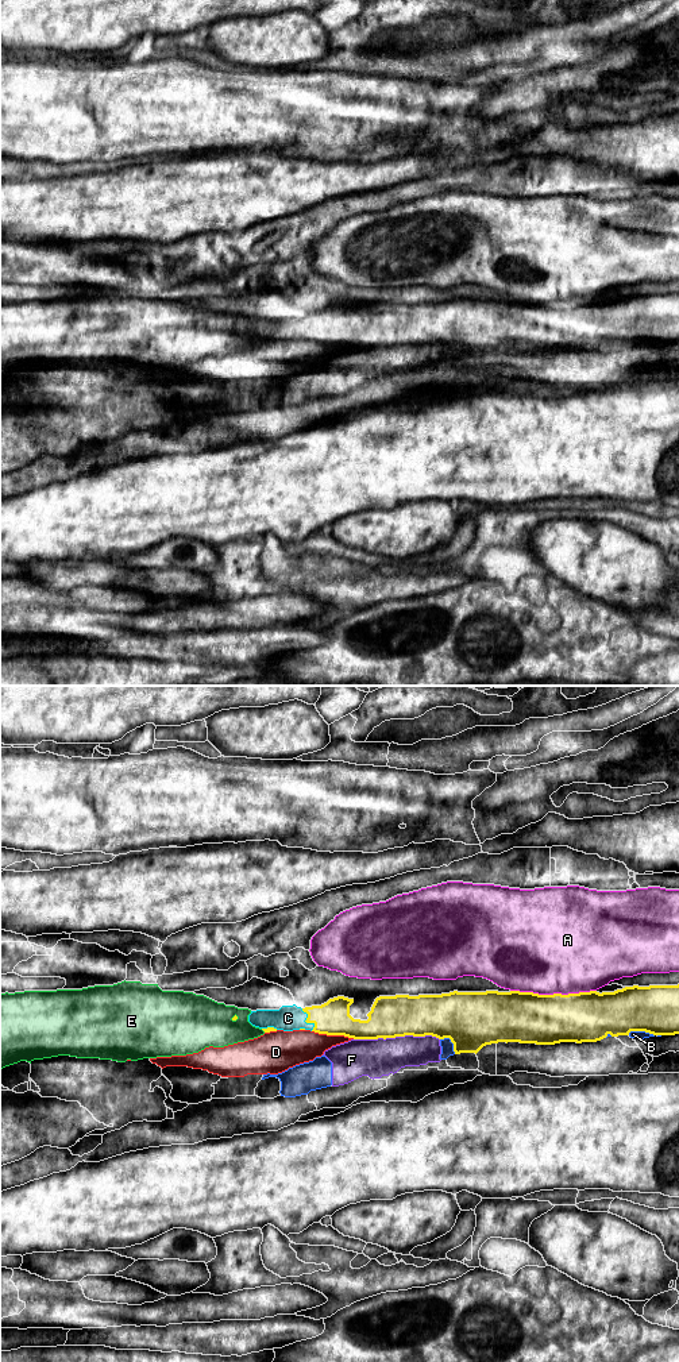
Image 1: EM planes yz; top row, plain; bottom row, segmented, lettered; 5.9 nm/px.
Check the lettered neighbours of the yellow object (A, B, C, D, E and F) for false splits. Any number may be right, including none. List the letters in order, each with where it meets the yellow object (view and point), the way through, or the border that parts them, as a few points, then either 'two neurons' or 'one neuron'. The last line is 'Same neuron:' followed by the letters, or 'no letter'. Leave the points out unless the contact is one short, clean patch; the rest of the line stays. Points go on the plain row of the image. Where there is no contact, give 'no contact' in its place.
A: meets yellow in yz at (554, 303); two neurons
B: meets yellow in yz at (641, 339); two neurons
C: meets yellow in yz at (307, 331); one neuron
D: meets yellow in yz at (334, 343); two neurons
E: meets yellow in yz at (232, 327); two neurons
F: meets yellow in yz at (396, 344); two neurons
Same neuron: C

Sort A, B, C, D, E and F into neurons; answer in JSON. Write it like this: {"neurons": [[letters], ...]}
{"neurons": [["A"], ["B", "F"], ["C"], ["D"], ["E"]]}

